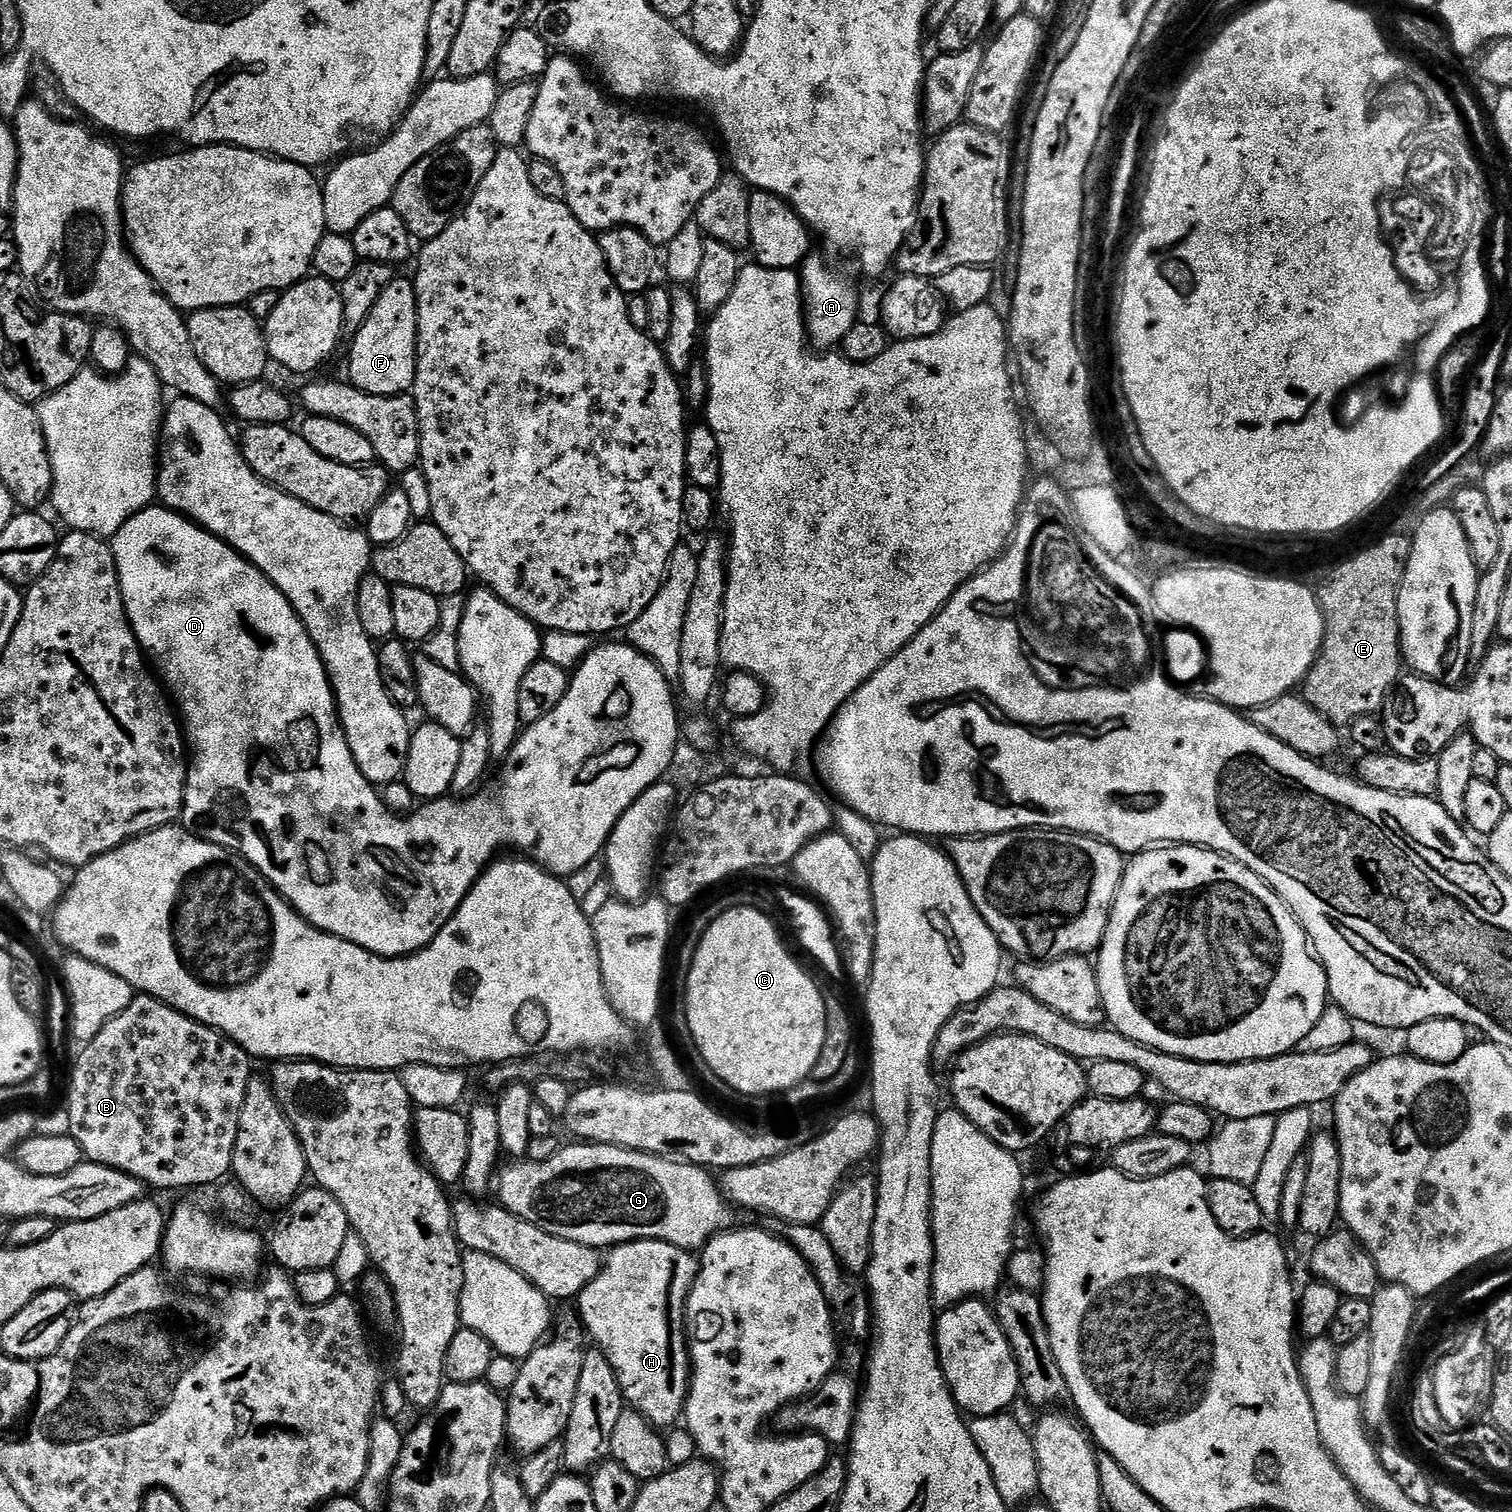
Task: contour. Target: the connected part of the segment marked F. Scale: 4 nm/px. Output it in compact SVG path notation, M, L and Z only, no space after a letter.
M394 278L382 290L374 310L366 322L351 337L352 349L348 352L348 376L353 388L361 388L375 396L403 396L411 393L416 377L416 289L413 281Z

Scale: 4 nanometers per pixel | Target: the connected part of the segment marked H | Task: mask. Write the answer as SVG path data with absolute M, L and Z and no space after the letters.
M632 1240L628 1244L615 1245L603 1257L598 1278L594 1278L594 1282L590 1282L578 1297L578 1319L591 1343L610 1362L625 1405L646 1417L653 1426L675 1425L683 1417L684 1404L688 1401L692 1361L686 1341L686 1309L697 1271L697 1257L689 1249L679 1248L665 1240Z

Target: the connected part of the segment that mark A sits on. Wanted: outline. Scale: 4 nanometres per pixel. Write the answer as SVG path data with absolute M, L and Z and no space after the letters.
M816 255L807 256L798 269L800 298L804 305L804 330L813 349L832 350L842 342L842 338L846 338L850 326L856 324L861 315L860 300L856 297L855 286Z

